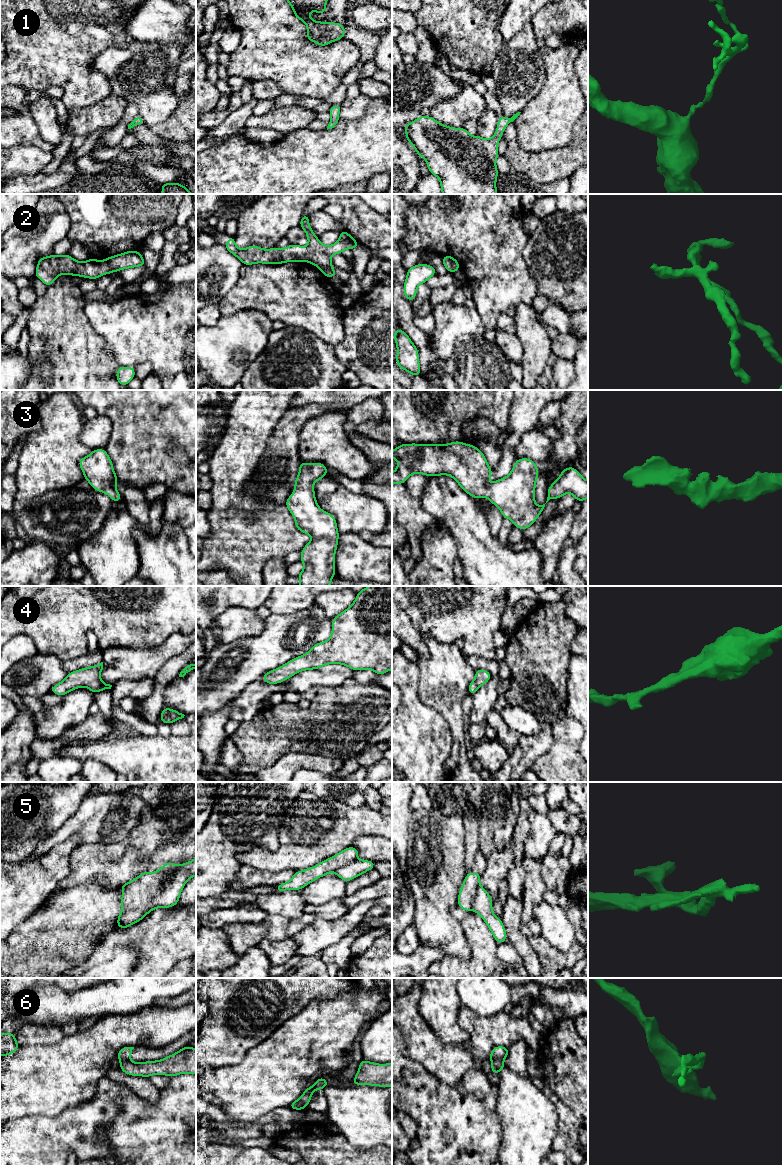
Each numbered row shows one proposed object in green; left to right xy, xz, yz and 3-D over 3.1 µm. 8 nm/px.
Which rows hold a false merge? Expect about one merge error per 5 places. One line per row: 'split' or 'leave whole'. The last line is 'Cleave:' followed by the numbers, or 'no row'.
1: leave whole
2: leave whole
3: leave whole
4: leave whole
5: split
6: split
Cleave: 5, 6

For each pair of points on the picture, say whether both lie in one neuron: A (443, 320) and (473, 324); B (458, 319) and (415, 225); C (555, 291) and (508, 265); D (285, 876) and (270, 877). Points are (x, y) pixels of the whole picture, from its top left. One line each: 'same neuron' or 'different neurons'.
A: same neuron
B: different neurons
C: different neurons
D: same neuron

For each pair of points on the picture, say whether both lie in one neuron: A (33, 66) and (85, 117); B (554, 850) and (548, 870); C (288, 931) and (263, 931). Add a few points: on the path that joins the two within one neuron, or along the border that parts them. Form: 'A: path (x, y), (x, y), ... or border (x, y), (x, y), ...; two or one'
A: border (99, 100), (83, 107), (68, 110); two
B: path (552, 855), (550, 865); one
C: path (282, 931), (269, 931); one

